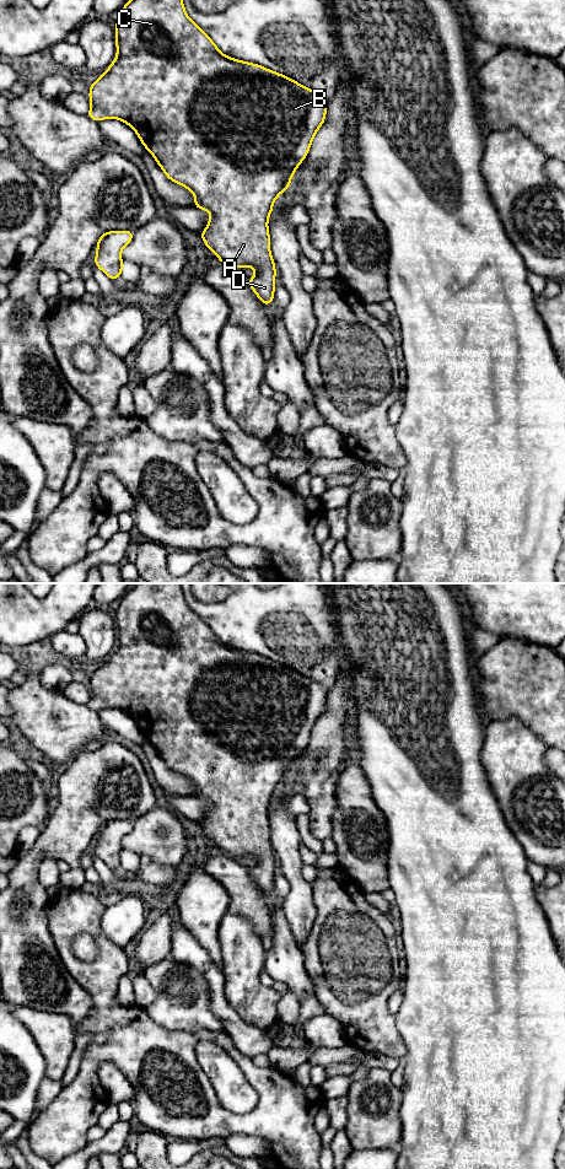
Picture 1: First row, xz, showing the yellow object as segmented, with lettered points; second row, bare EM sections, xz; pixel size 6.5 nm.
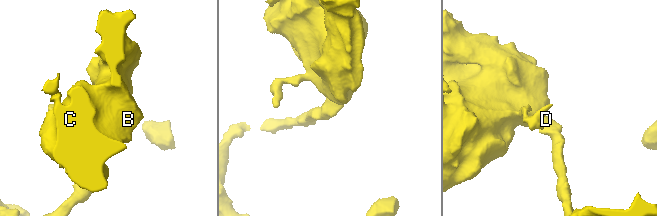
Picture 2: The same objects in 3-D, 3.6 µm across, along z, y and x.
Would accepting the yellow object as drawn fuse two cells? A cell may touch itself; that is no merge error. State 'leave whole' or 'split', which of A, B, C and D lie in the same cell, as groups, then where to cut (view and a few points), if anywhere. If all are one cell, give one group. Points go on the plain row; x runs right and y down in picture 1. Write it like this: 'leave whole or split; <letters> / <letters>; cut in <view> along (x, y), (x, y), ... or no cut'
leave whole; A B C D; no cut

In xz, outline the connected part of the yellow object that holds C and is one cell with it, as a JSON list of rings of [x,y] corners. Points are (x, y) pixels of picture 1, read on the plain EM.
[[[138,583],[120,599],[114,619],[117,646],[90,674],[87,705],[95,711],[122,710],[138,723],[166,766],[194,783],[193,796],[211,803],[206,818],[199,823],[205,835],[225,855],[254,857],[257,863],[247,871],[259,890],[270,895],[276,858],[270,844],[268,809],[275,788],[289,779],[295,760],[308,744],[312,729],[325,710],[328,685],[258,653],[222,643],[188,607],[182,583]]]

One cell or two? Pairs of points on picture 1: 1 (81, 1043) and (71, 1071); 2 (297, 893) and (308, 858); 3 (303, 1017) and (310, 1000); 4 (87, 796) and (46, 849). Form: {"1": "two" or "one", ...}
{"1": "one", "2": "two", "3": "one", "4": "one"}

